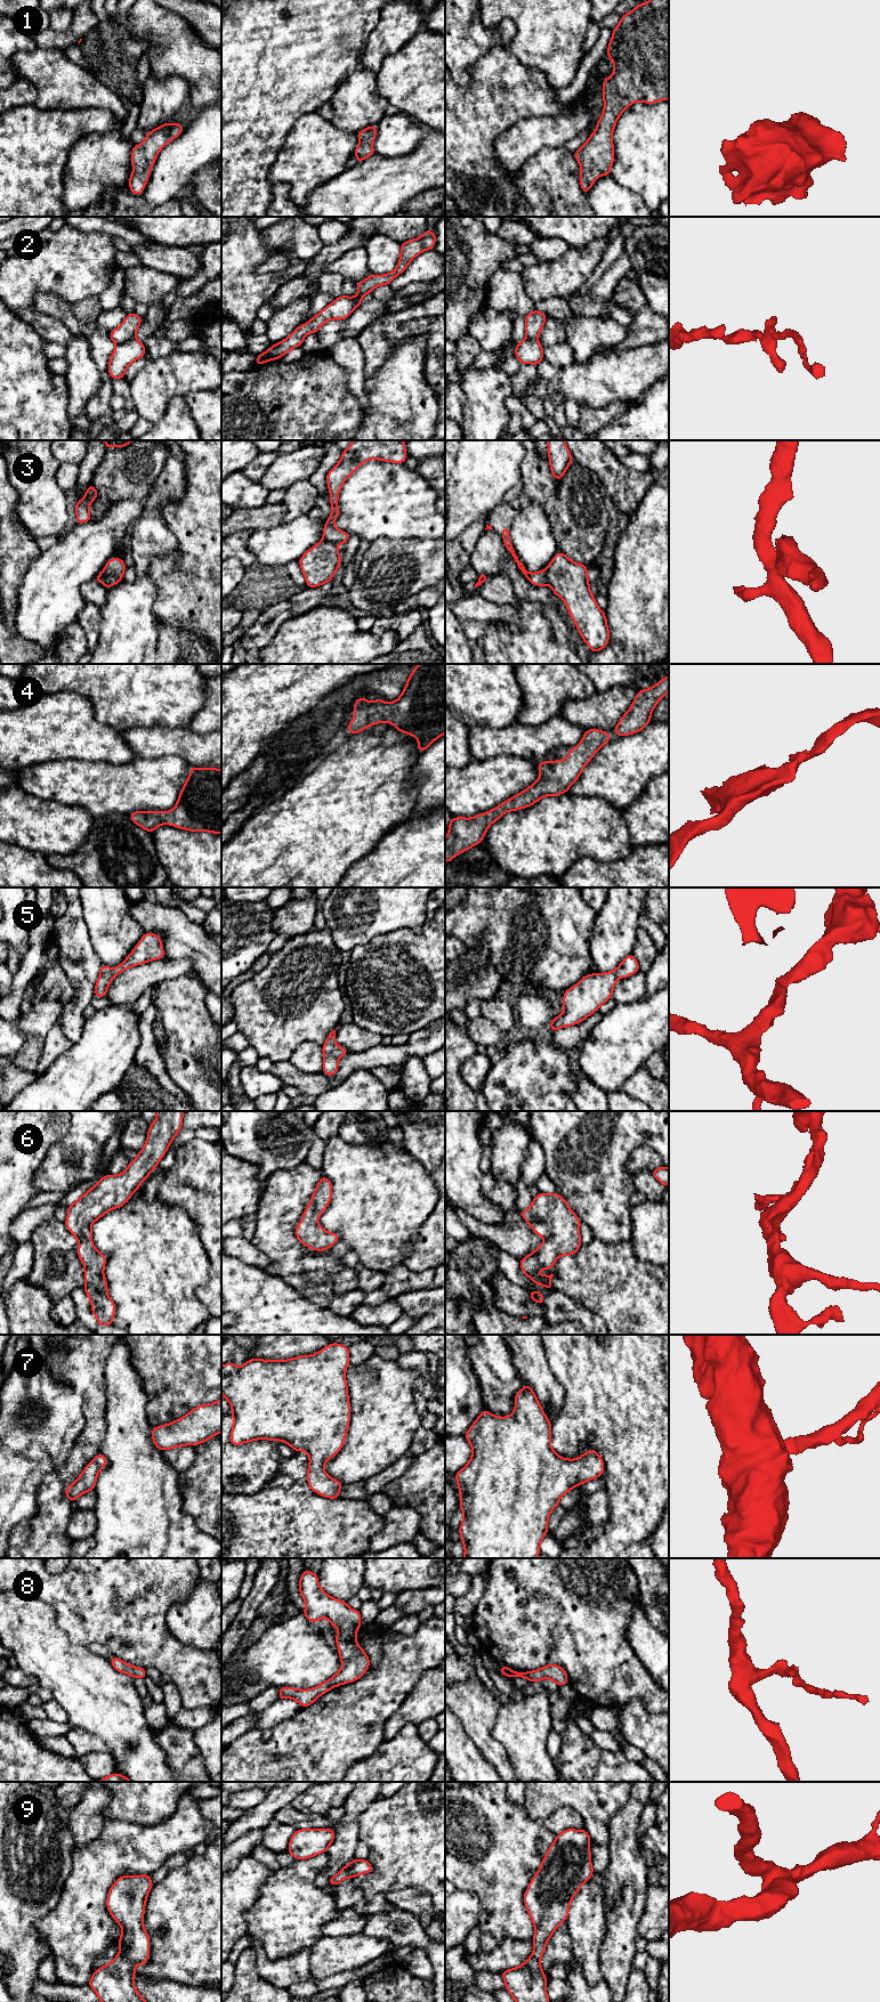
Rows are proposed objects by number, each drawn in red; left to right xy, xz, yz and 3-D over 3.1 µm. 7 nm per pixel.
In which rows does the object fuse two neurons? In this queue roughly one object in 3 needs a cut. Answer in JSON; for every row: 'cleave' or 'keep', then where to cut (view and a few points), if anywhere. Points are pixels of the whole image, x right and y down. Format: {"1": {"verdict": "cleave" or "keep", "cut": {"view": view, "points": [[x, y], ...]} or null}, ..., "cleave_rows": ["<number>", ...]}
{"1": {"verdict": "keep", "cut": null}, "2": {"verdict": "cleave", "cut": {"view": "xy", "points": [[134, 337], [116, 345]]}}, "3": {"verdict": "cleave", "cut": {"view": "yz", "points": [[546, 569], [546, 581], [548, 583]]}}, "4": {"verdict": "keep", "cut": null}, "5": {"verdict": "keep", "cut": null}, "6": {"verdict": "keep", "cut": null}, "7": {"verdict": "keep", "cut": null}, "8": {"verdict": "keep", "cut": null}, "9": {"verdict": "keep", "cut": null}, "cleave_rows": ["2", "3"]}

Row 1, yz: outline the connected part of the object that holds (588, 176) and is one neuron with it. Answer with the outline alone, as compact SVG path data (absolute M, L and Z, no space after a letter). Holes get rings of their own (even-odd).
M649 0L648 2L639 3L630 13L621 16L619 25L613 29L607 56L614 64L614 73L603 82L604 110L602 117L597 121L597 129L582 147L574 153L581 167L580 186L584 194L589 192L598 176L611 175L609 169L614 163L612 133L622 112L637 102L654 104L659 100L669 100L669 0Z

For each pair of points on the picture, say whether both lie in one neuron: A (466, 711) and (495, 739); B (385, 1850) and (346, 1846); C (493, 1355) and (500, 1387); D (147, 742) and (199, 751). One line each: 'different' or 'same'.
A: different
B: different
C: same
D: same

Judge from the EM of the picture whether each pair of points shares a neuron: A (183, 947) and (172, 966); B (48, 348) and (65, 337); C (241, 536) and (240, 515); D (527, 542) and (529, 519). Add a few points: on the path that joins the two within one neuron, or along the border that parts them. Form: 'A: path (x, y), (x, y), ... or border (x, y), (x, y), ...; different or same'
A: border (166, 955), (171, 958), (187, 958), (193, 969); different
B: border (46, 340), (59, 342), (64, 346); different
C: border (252, 529), (239, 529), (233, 533); different
D: path (529, 536), (529, 525); same

